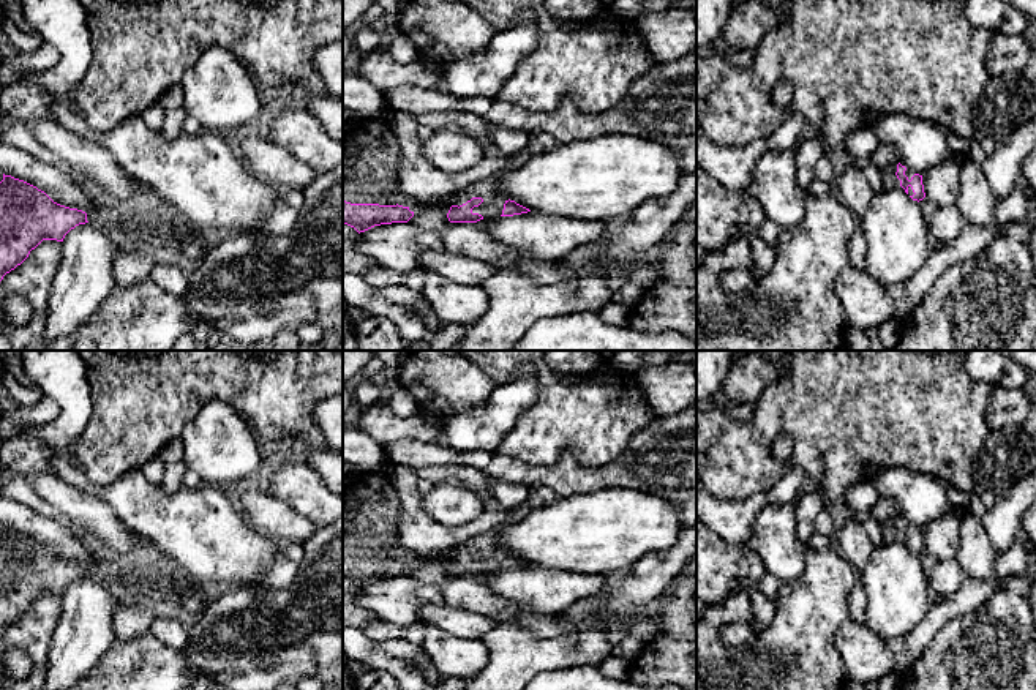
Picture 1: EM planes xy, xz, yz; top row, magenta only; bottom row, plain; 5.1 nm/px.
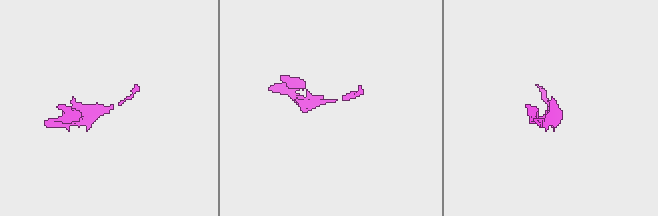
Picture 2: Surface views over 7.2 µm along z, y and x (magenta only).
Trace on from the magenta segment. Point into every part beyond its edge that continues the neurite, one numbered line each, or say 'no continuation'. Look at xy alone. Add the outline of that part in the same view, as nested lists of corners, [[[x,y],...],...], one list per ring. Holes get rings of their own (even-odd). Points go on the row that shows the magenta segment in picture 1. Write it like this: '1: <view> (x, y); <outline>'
no continuation

